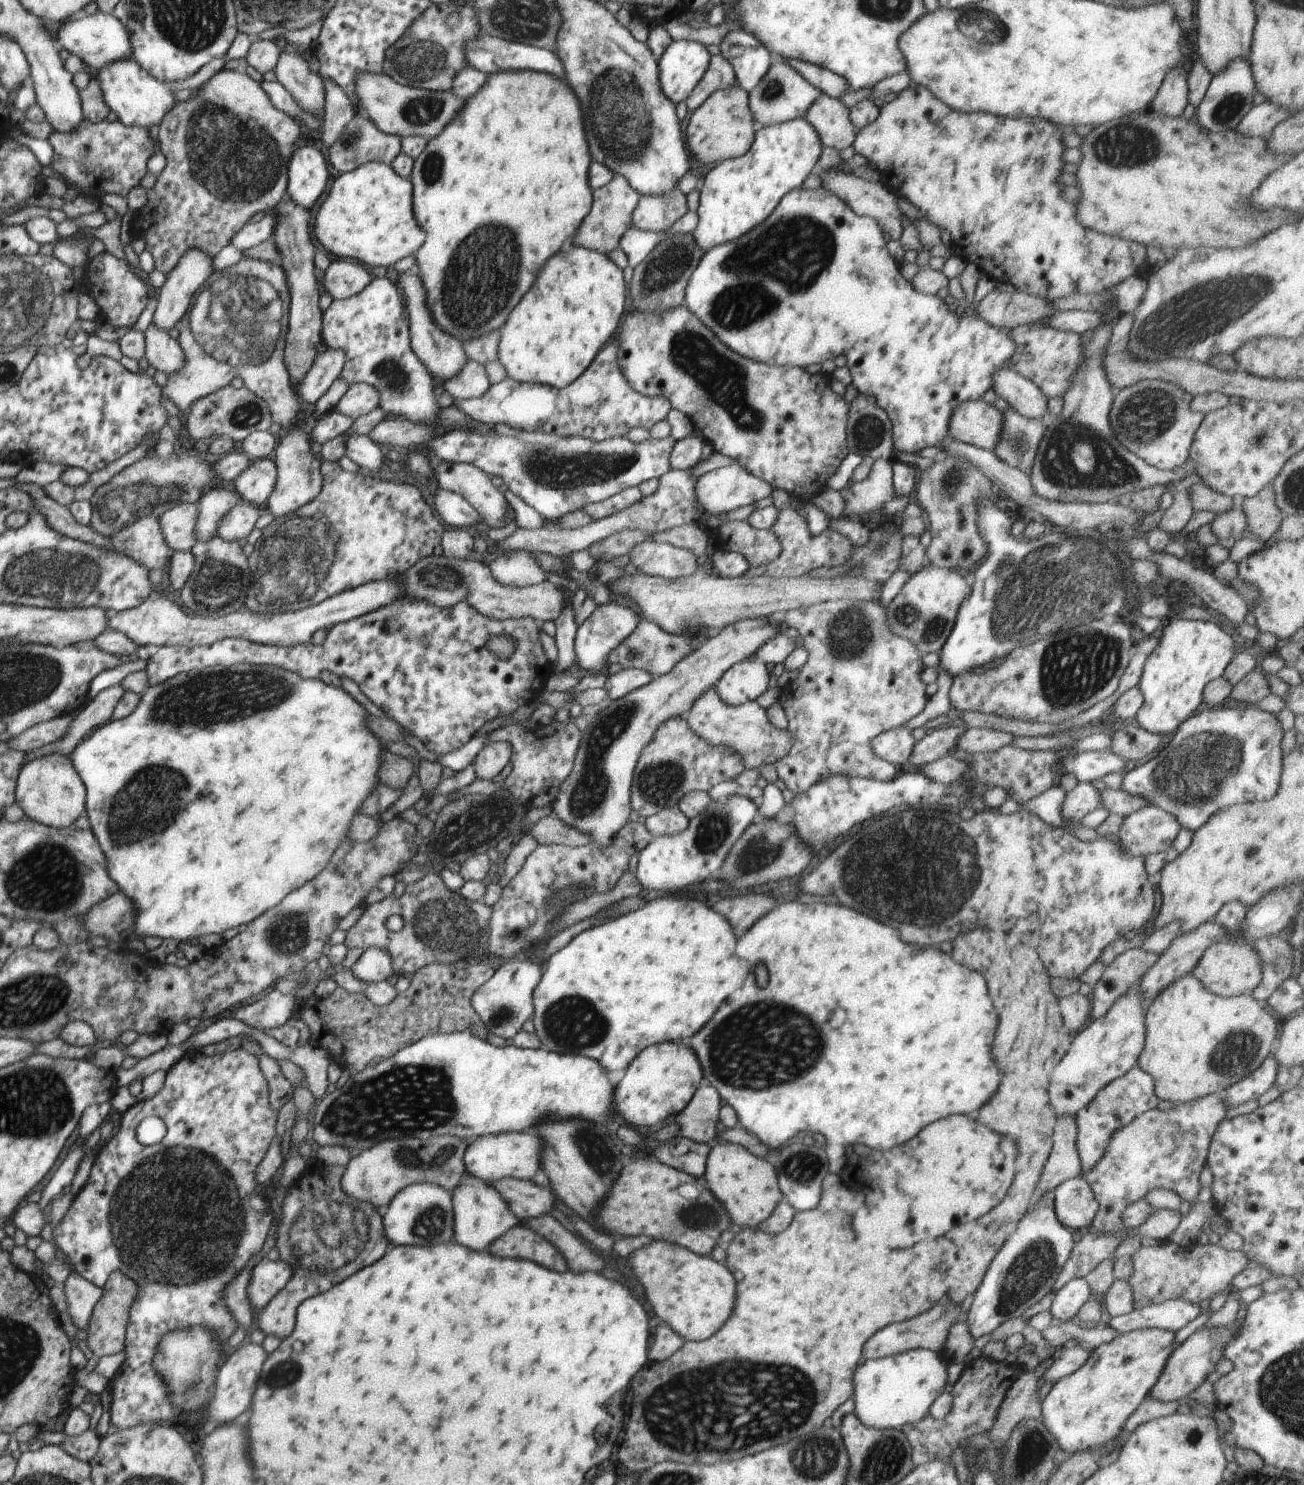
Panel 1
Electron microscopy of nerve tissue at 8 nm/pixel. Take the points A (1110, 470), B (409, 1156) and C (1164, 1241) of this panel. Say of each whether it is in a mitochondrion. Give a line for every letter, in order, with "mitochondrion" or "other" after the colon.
A: mitochondrion
B: mitochondrion
C: other

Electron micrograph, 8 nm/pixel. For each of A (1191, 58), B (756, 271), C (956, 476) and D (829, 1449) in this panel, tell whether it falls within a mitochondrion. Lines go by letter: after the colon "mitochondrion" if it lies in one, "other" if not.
A: other
B: mitochondrion
C: mitochondrion
D: mitochondrion

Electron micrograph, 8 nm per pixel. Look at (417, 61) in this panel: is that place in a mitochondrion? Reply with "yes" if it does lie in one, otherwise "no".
yes

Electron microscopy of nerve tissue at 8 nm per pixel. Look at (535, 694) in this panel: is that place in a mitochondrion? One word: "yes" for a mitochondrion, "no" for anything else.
no

